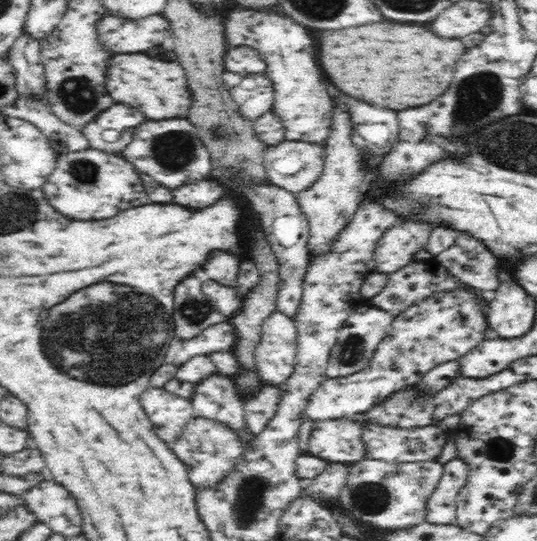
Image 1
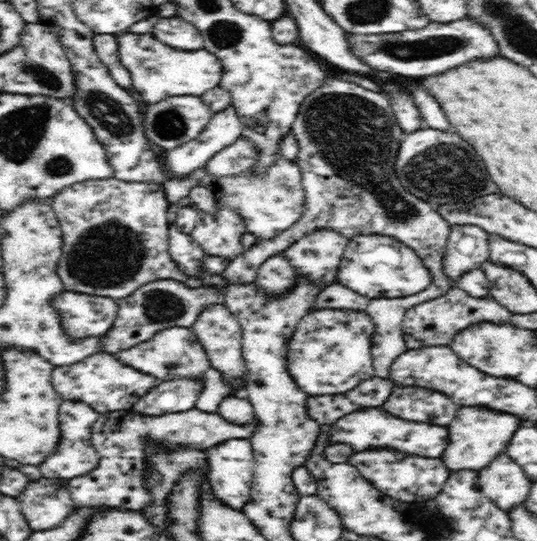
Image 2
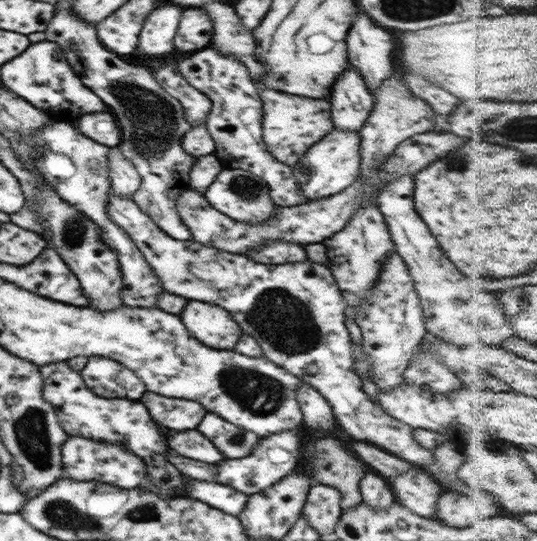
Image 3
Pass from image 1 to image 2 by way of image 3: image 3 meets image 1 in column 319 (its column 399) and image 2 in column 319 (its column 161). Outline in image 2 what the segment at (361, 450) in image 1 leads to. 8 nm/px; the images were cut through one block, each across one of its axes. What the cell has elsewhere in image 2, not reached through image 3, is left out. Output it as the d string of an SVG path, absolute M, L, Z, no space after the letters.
M314 230L314 232L306 233L303 237L300 237L300 240L294 242L284 252L284 255L288 258L290 265L294 267L297 276L302 275L309 281L322 280L322 282L330 284L328 280L336 278L342 252L347 248L348 242L348 237L344 237L344 235L340 235L340 233L334 230Z

